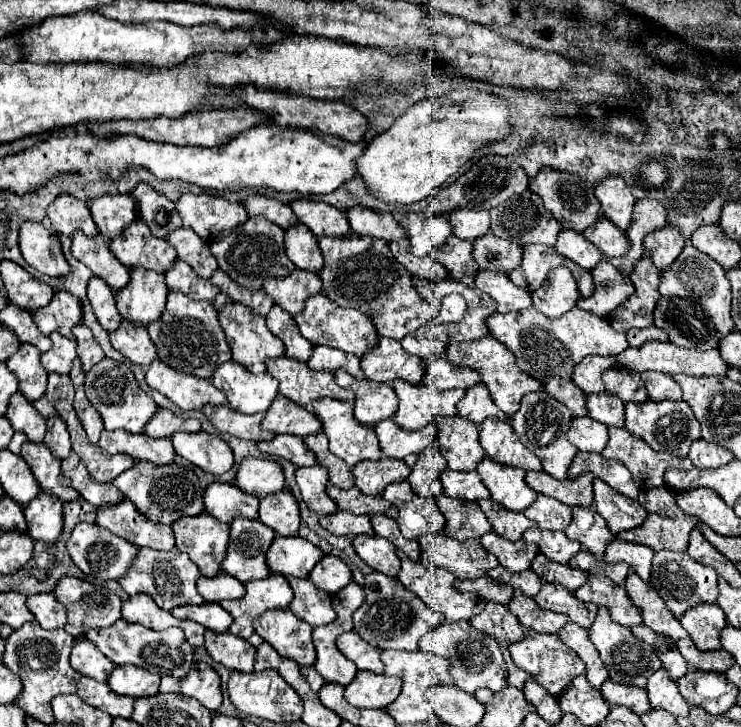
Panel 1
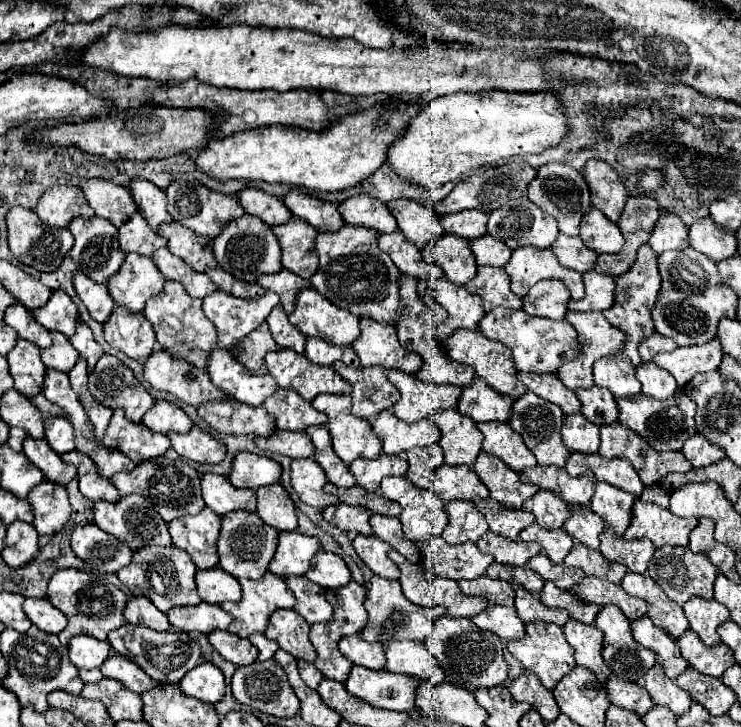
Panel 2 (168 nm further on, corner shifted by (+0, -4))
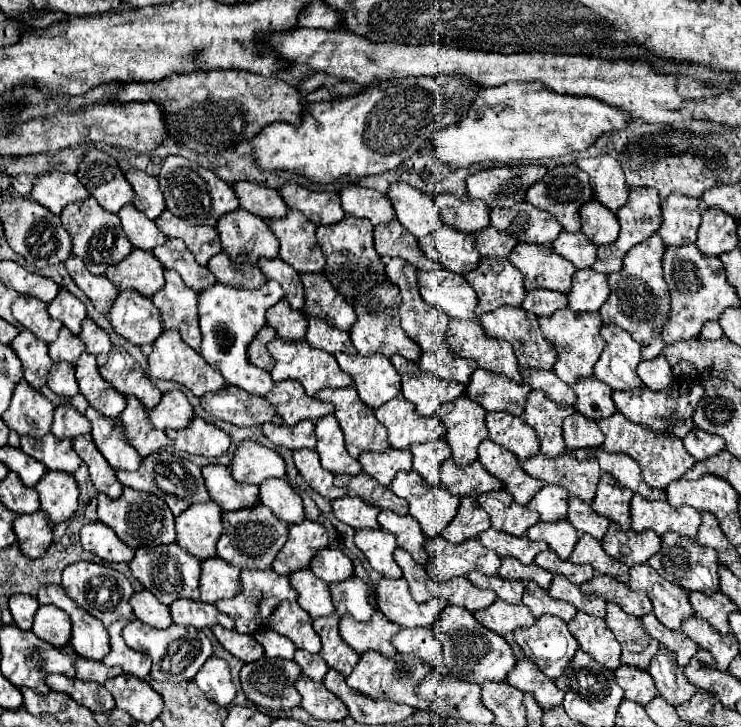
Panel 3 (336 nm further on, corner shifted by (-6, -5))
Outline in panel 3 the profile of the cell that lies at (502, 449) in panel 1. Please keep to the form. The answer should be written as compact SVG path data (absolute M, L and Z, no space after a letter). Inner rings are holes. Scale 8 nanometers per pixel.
M488 412L486 426L490 440L510 450L518 460L528 460L540 452L536 432L518 416L506 412Z

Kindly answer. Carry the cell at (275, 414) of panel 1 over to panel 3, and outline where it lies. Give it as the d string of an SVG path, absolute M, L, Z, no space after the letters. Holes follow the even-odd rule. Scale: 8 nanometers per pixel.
M286 380L274 384L272 392L266 396L266 400L274 406L276 414L280 412L282 420L288 426L294 426L302 420L312 420L316 422L322 416L332 414L334 406L326 402L318 402L316 398L308 396L300 382L296 380Z

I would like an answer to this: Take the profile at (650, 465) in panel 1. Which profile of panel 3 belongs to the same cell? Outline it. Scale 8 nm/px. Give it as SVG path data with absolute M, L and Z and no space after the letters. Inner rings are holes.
M620 412L606 418L606 420L600 420L598 426L606 436L602 448L608 452L622 452L622 454L632 456L638 462L638 466L642 468L644 482L648 482L648 486L652 486L652 488L664 490L670 482L678 480L686 470L690 470L696 464L694 458L684 450L684 444L680 438L676 438L672 434L670 436L656 434L656 432L652 432L640 424L628 422L628 418Z

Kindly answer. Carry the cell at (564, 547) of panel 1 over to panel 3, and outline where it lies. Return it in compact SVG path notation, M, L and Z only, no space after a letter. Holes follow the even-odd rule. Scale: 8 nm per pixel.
M560 520L560 522L538 522L536 526L532 526L526 536L530 540L544 540L556 554L558 558L568 560L576 542L578 542L578 532L574 530L574 526L568 520Z

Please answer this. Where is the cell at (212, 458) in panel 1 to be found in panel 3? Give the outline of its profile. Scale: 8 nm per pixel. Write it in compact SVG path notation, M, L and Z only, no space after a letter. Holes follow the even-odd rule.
M194 418L184 430L166 430L168 438L174 440L174 448L178 452L200 454L200 456L222 456L228 452L230 436L204 422L202 418Z

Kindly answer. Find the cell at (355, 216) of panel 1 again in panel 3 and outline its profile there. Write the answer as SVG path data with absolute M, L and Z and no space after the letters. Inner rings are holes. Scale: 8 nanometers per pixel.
M350 186L340 192L340 198L342 198L342 208L348 216L366 218L374 226L396 218L396 212L392 210L392 202L388 202L388 198L376 190Z

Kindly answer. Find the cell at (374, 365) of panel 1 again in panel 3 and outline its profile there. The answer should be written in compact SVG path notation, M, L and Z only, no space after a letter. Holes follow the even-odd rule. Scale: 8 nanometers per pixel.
M390 282L376 284L368 294L354 300L354 310L356 310L358 320L350 330L350 340L362 356L384 354L390 358L392 354L402 354L410 362L420 360L420 348L416 346L416 342L412 342L404 334L404 330L400 326L398 306L400 306L400 290L398 290L398 286L394 286Z

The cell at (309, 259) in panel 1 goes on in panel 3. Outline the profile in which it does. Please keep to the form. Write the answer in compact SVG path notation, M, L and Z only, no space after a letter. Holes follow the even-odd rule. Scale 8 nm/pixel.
M290 210L286 218L268 222L280 240L280 258L302 274L318 274L324 270L326 258L316 242L316 226L298 210Z

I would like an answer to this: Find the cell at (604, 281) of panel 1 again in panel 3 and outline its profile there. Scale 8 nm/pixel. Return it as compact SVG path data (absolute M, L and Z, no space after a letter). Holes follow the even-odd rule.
M576 270L572 290L568 294L568 308L572 312L596 312L608 300L610 288L606 274L588 270Z

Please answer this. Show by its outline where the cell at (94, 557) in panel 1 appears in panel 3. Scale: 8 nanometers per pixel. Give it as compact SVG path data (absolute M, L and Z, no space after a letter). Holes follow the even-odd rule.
M102 522L86 524L80 530L80 540L82 540L82 548L84 550L100 556L106 562L126 562L128 564L134 558L134 550L128 548L116 536L116 532L112 532Z

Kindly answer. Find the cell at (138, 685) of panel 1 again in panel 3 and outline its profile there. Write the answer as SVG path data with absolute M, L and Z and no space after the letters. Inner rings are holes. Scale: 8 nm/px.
M118 620L108 628L110 634L110 654L102 660L108 668L120 666L124 674L132 674L136 678L146 678L150 674L150 658L146 654L140 654L126 646L122 638L122 628L126 626L126 620Z

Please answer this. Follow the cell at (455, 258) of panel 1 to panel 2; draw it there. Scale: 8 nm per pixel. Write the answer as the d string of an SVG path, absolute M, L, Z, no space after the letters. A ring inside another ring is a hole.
M444 233L426 245L422 255L426 261L442 267L444 275L456 285L466 285L466 281L476 277L476 259L466 239Z

